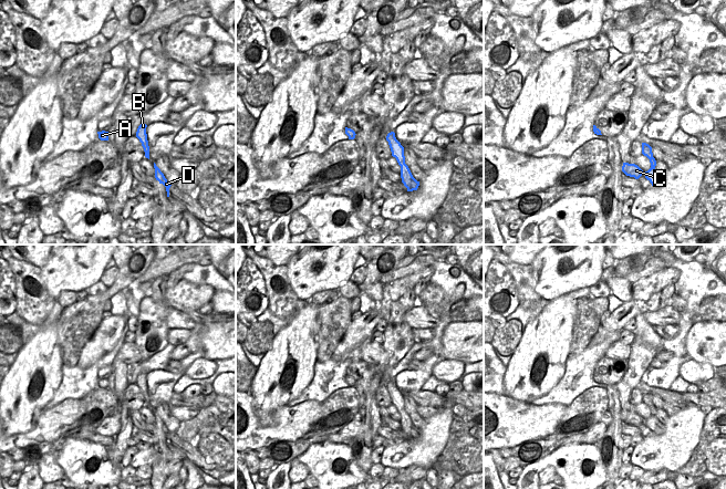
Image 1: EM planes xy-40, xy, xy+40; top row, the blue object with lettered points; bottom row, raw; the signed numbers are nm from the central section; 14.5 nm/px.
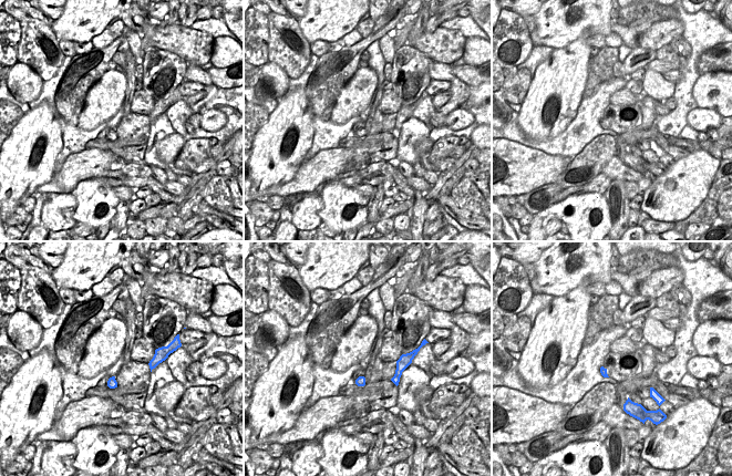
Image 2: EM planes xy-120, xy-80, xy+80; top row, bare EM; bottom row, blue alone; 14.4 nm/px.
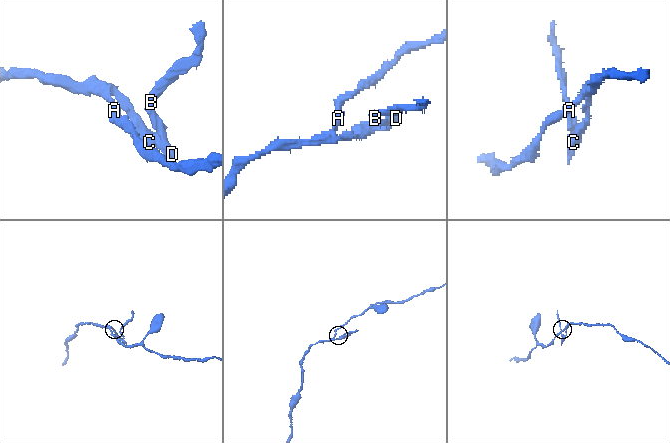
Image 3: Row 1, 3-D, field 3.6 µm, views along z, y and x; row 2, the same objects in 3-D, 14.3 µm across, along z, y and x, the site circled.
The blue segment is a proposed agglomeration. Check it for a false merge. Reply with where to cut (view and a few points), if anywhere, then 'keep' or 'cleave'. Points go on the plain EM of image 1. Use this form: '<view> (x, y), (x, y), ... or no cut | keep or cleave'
xy (413, 425), (406, 428), (402, 427) | cleave

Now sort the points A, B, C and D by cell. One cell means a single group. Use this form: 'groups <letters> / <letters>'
groups A C D / B

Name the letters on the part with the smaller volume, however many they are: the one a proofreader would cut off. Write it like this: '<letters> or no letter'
B

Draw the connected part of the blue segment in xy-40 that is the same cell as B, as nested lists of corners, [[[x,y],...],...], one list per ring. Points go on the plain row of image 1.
[[[142,371],[137,376],[136,385],[142,391],[142,394],[145,399],[145,405],[149,407],[149,394],[148,394],[148,388],[147,388],[146,375],[147,373]]]

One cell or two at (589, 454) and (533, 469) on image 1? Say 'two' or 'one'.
one

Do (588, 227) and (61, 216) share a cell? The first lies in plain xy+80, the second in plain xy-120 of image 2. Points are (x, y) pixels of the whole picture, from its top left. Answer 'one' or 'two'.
two

